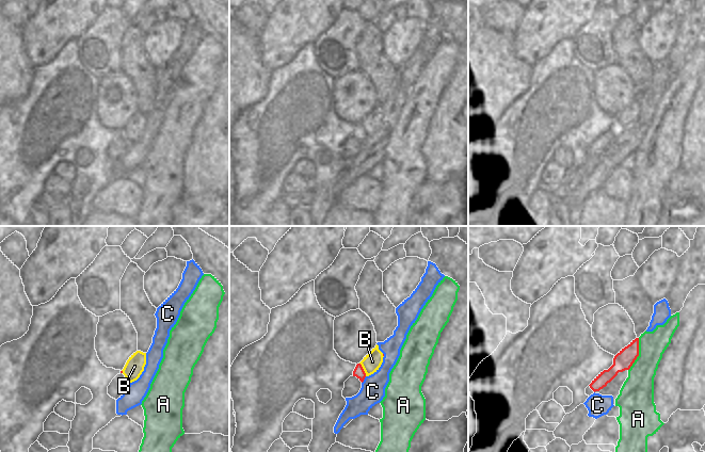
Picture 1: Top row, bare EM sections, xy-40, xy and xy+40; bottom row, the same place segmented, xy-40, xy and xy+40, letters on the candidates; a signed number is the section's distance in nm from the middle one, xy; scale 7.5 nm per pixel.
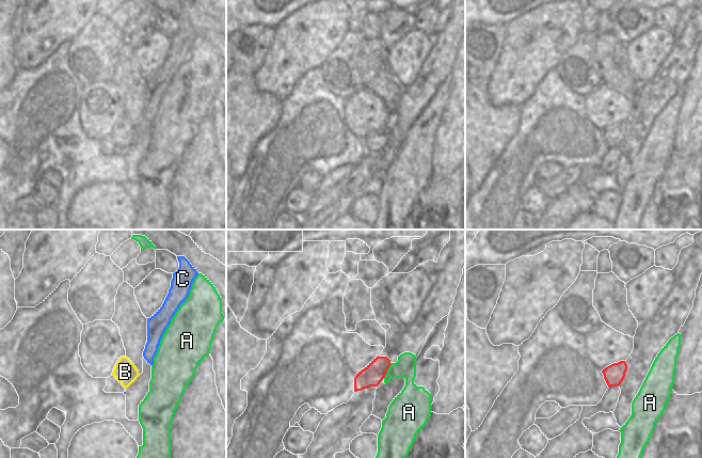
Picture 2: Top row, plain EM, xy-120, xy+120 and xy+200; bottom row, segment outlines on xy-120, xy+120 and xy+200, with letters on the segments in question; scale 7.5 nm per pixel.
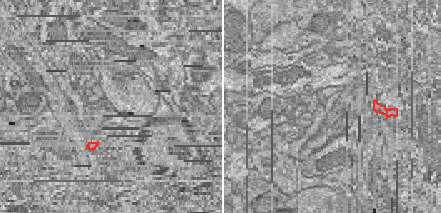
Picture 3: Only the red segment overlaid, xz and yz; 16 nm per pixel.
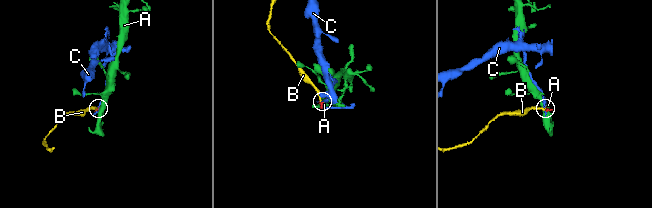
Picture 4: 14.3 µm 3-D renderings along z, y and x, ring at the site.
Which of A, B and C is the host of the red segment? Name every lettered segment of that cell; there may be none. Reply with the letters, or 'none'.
B

